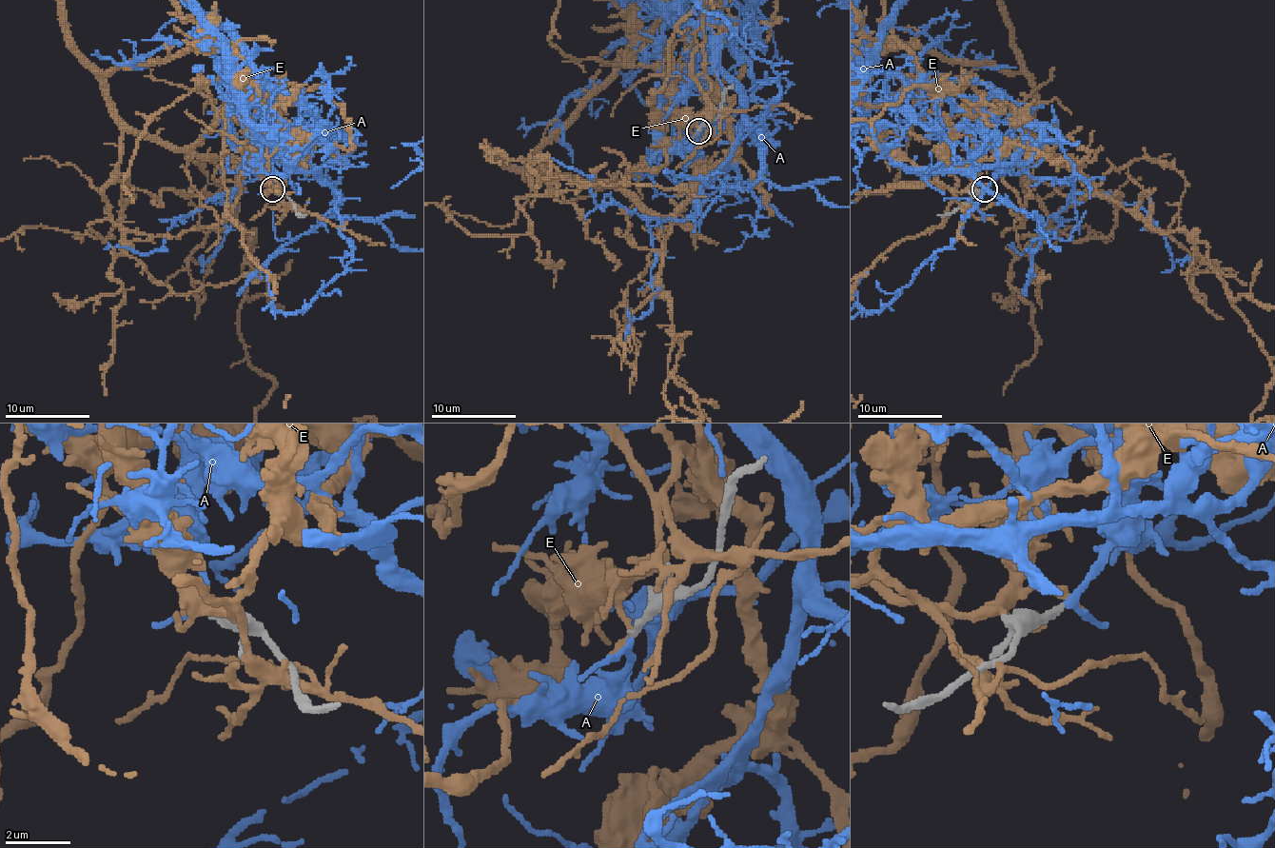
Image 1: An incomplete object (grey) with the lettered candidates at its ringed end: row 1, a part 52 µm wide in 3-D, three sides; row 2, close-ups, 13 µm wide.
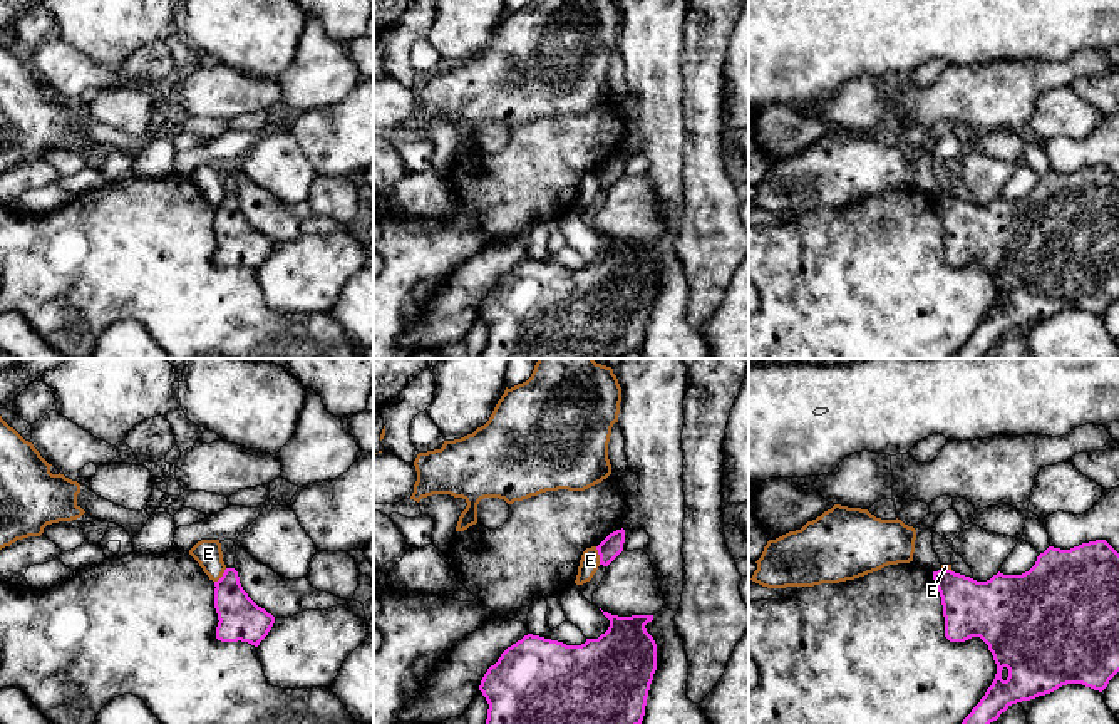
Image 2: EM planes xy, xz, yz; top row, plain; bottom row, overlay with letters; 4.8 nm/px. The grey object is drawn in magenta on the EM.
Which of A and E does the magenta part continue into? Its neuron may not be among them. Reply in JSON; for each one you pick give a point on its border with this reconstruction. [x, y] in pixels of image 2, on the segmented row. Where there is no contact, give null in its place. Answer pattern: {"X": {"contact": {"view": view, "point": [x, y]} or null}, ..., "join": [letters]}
{"A": {"contact": null}, "join": ["A"]}

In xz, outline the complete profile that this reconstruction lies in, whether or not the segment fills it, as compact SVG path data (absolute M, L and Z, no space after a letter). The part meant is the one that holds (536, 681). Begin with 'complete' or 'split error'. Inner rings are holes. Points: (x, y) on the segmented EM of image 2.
complete; M603 615L610 620L608 630L598 639L586 639L581 645L528 634L508 647L479 685L489 704L486 724L642 724L657 670L657 644L645 628L653 615Z

